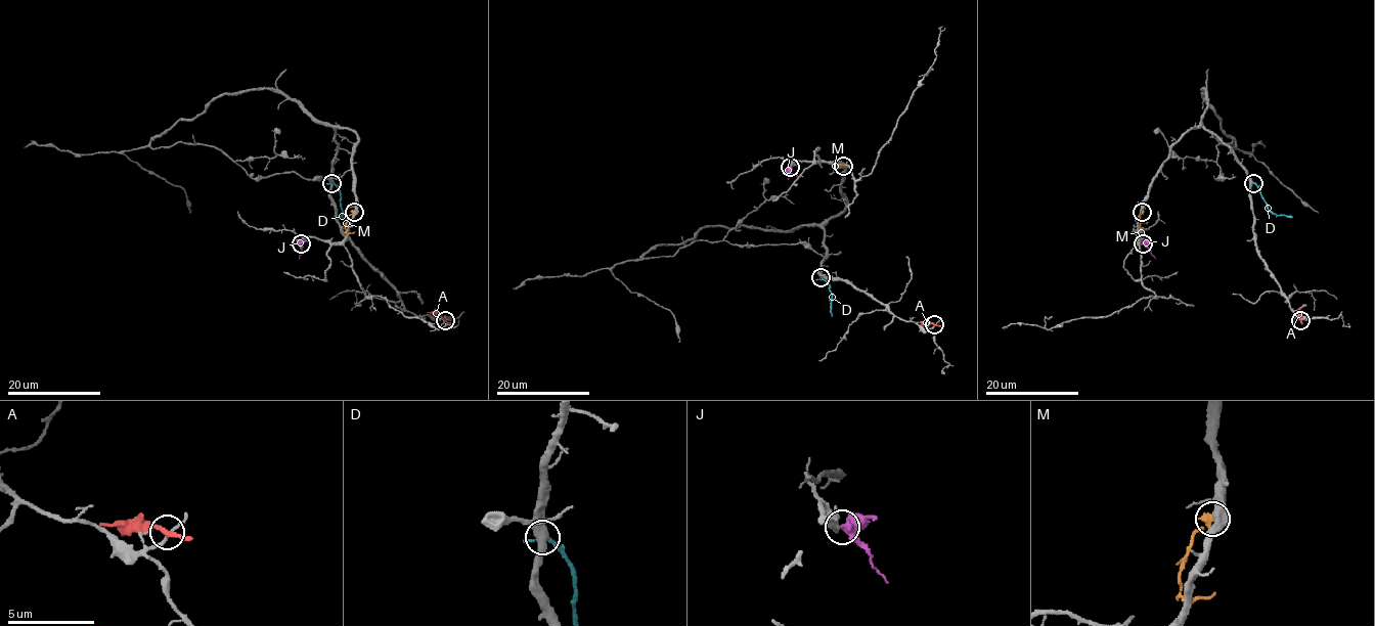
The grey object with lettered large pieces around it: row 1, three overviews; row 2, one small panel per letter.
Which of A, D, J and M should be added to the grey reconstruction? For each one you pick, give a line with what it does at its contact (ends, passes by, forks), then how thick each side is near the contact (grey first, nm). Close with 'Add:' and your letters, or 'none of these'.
D: it passes by | 550/150 nm
Add: D

